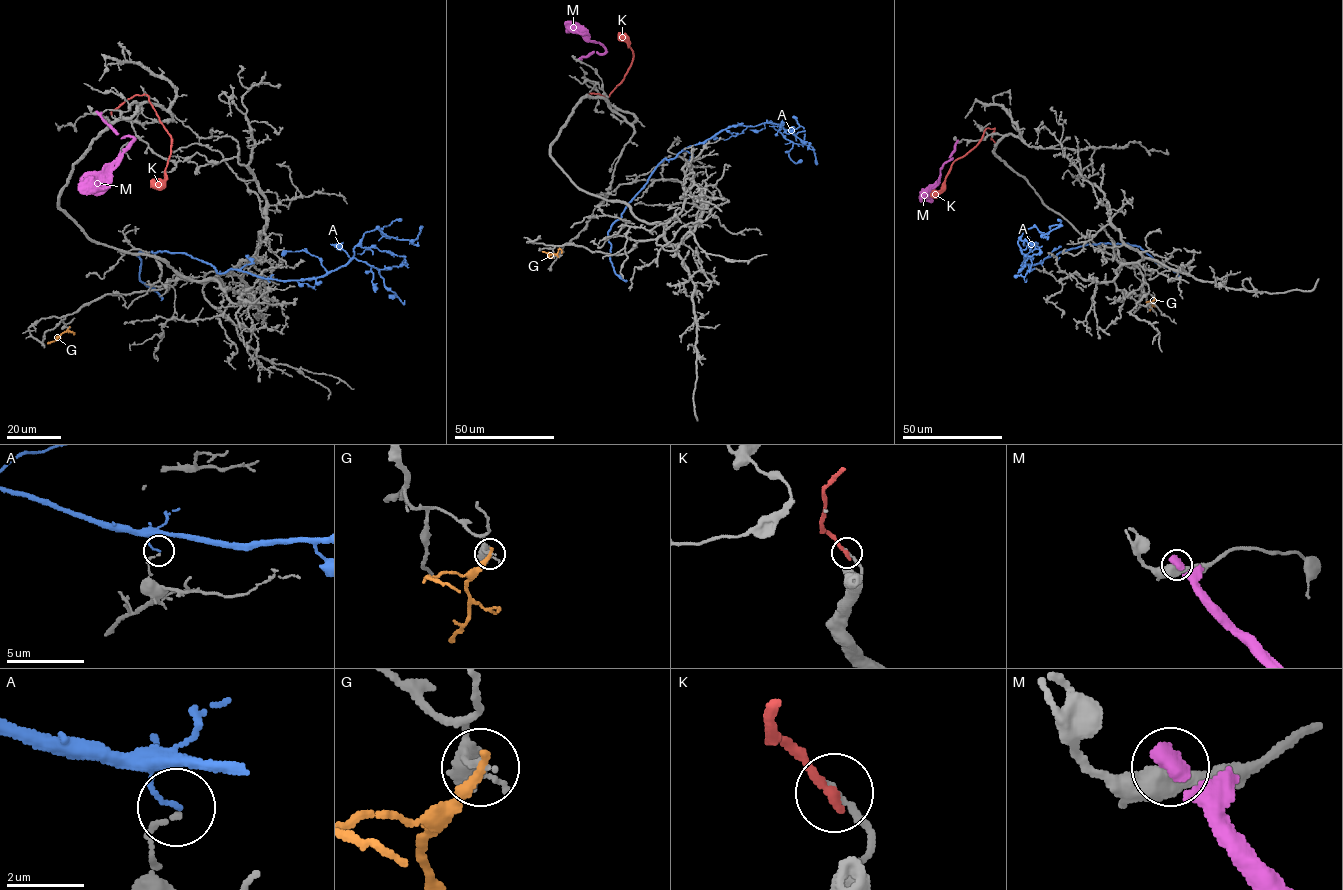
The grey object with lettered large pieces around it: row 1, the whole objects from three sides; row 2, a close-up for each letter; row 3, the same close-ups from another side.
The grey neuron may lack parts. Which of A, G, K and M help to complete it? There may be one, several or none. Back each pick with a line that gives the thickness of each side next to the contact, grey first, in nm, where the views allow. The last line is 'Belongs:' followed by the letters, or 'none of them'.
Belongs: none of them

